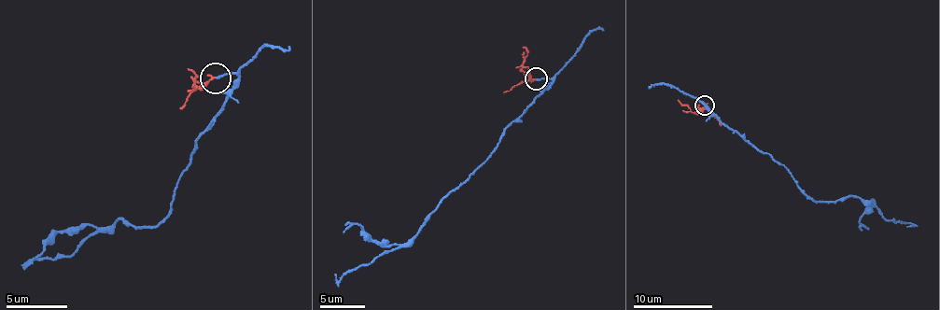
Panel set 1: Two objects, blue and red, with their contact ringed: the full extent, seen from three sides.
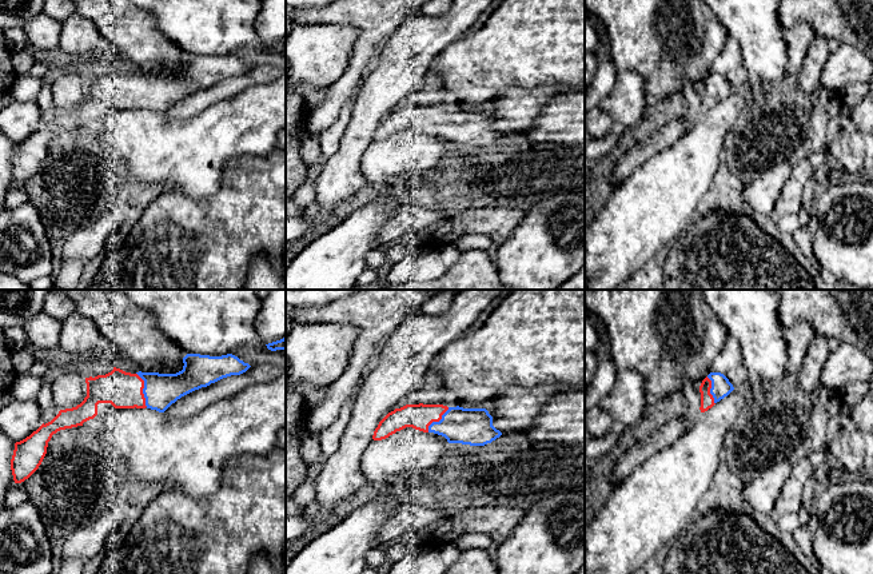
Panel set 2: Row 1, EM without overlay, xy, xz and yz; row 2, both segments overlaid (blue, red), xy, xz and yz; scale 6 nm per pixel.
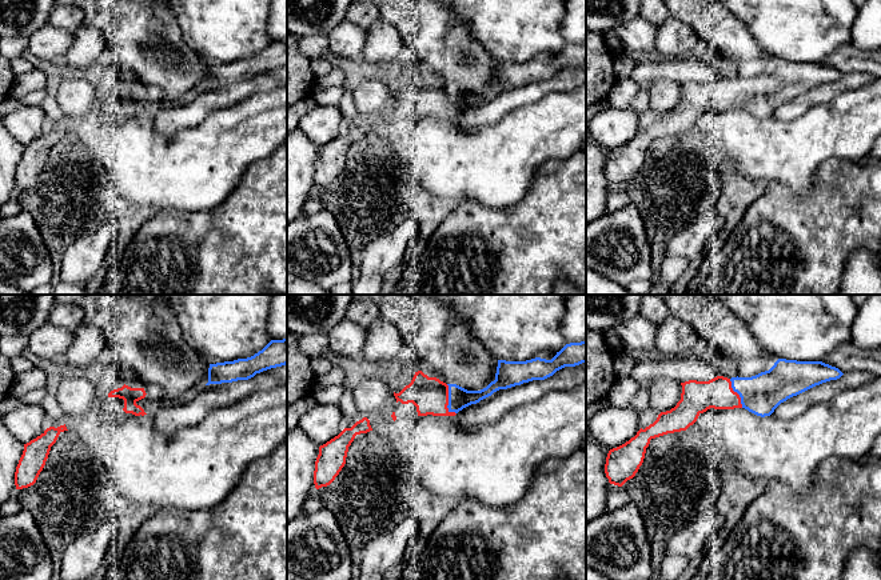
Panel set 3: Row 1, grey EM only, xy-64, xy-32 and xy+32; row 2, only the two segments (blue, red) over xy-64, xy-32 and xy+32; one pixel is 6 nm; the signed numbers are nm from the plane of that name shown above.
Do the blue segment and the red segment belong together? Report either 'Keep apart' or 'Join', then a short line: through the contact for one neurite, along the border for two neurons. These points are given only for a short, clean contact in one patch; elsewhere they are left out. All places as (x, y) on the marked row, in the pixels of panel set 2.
Join. Line: xy (160, 390), (143, 390), (123, 390)

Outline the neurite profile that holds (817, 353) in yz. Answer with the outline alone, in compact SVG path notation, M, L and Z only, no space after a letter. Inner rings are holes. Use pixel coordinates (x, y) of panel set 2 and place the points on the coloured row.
M816 335L797 374L802 390L813 394L821 387L820 374L829 352L828 338Z

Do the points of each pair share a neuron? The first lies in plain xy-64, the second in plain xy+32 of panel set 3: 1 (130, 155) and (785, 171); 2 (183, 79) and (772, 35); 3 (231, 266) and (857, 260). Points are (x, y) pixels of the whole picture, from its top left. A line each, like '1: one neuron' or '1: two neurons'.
1: one neuron
2: two neurons
3: two neurons

